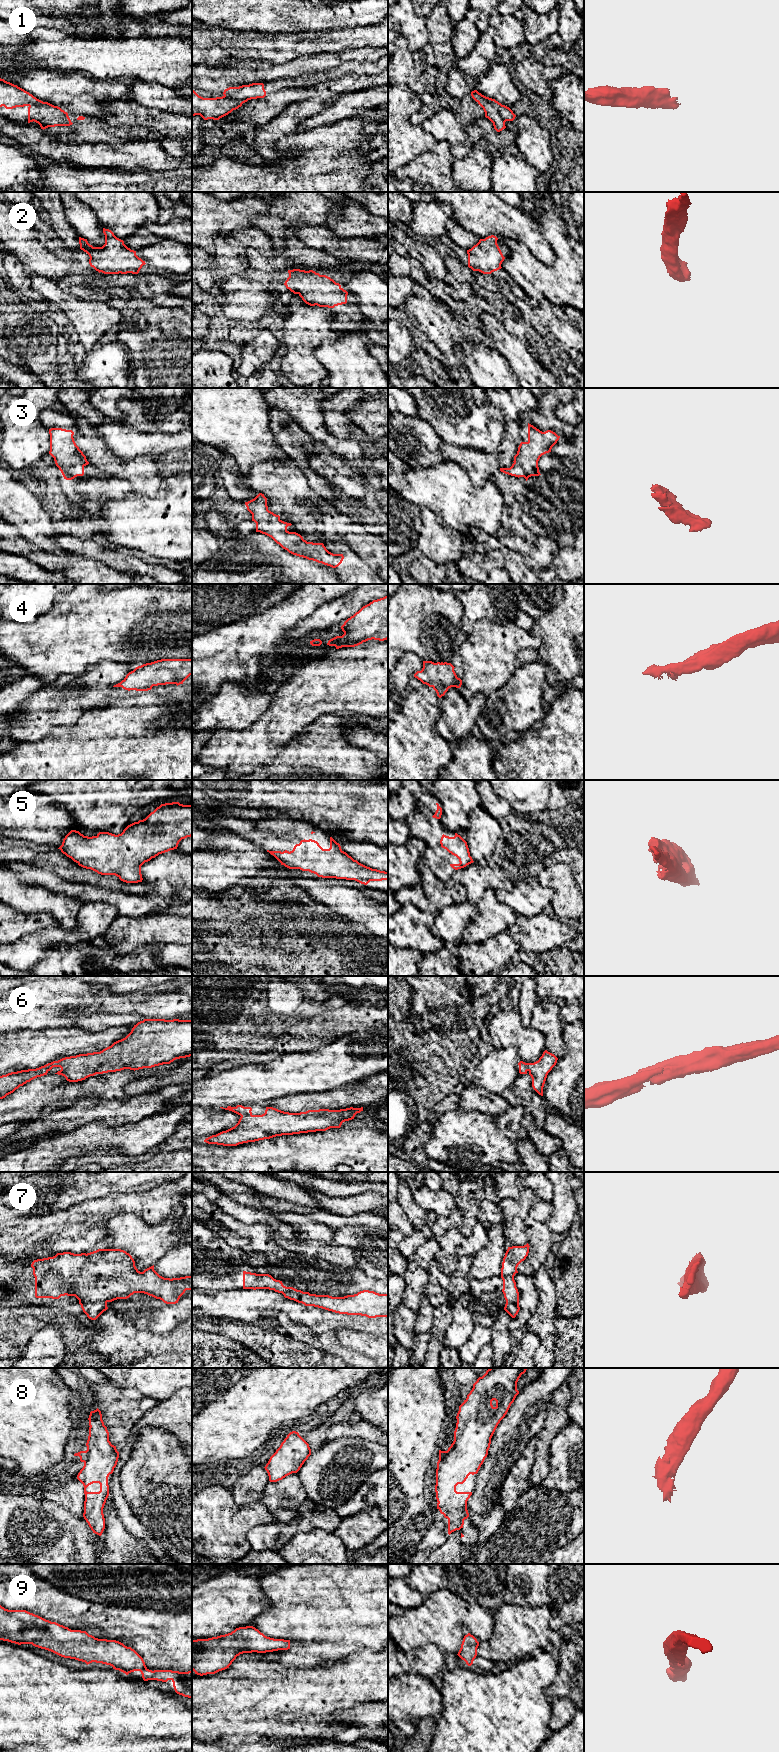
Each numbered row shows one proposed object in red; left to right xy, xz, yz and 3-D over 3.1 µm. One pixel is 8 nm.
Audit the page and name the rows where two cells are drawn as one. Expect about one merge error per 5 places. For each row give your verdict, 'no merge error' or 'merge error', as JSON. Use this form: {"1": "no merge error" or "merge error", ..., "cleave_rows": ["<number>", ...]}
{"1": "no merge error", "2": "no merge error", "3": "no merge error", "4": "no merge error", "5": "no merge error", "6": "no merge error", "7": "no merge error", "8": "no merge error", "9": "no merge error", "cleave_rows": []}

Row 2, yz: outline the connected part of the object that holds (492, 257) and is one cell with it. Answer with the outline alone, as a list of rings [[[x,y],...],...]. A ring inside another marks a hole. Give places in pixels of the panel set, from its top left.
[[[491,235],[485,239],[480,239],[476,245],[467,250],[468,267],[483,274],[491,274],[501,269],[505,257],[497,244],[497,240],[496,236]]]

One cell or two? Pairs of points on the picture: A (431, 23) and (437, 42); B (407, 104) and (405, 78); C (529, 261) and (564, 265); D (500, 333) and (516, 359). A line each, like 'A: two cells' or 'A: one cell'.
A: one cell
B: two cells
C: one cell
D: one cell

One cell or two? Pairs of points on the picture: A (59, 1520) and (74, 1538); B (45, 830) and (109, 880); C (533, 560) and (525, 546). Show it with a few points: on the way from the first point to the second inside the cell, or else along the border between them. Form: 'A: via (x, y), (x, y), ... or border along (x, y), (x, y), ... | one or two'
A: via (60, 1524), (70, 1534) | one
B: border along (54, 847), (57, 848) | two
C: border along (532, 544), (532, 552), (523, 556) | two

